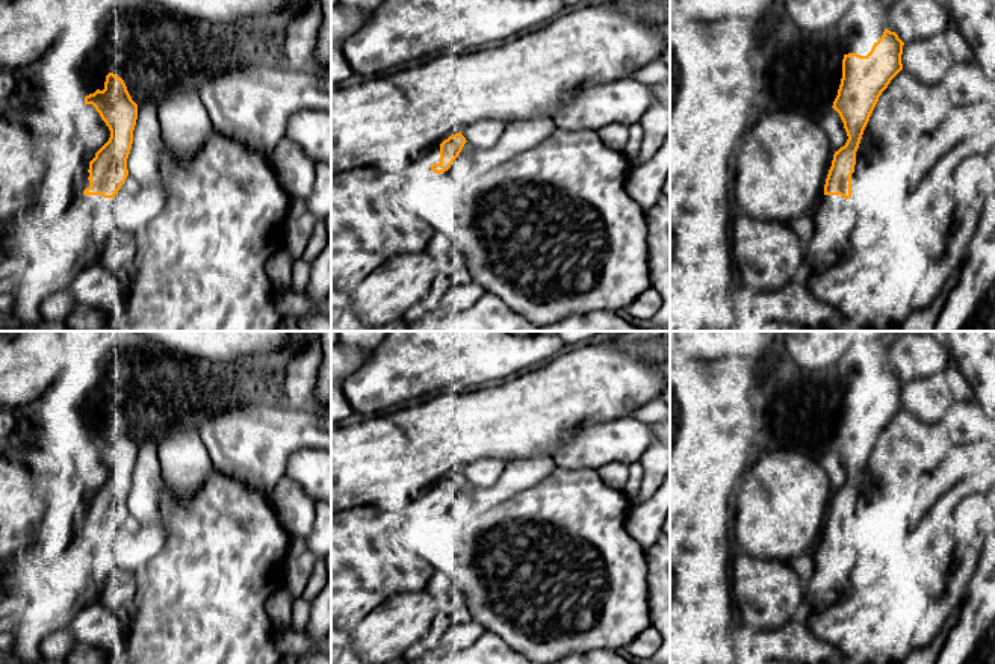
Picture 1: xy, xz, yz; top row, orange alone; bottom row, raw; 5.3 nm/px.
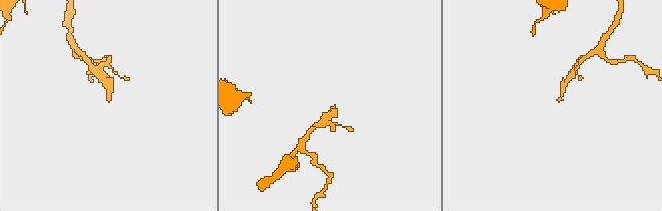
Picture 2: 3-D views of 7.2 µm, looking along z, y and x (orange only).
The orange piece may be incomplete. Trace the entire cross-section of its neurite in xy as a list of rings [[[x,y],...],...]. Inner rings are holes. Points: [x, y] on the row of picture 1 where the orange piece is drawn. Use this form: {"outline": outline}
{"outline": [[[106,76],[104,89],[85,97],[110,130],[109,141],[89,162],[89,186],[82,201],[59,222],[62,239],[15,275],[12,313],[32,327],[41,322],[39,304],[48,295],[68,289],[83,268],[98,263],[106,242],[115,230],[113,198],[124,185],[127,159],[133,144],[138,104],[124,80]]]}

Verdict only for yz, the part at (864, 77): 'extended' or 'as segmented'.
extended

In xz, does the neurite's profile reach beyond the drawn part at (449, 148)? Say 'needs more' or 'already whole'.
needs more

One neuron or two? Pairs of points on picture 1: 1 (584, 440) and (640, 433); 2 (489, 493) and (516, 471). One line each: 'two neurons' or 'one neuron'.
1: one neuron
2: one neuron

